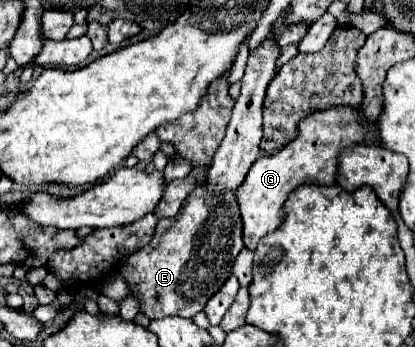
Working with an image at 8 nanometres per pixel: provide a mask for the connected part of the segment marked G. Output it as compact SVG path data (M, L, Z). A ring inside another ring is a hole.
M337 106L309 114L305 120L299 122L297 128L297 138L277 154L259 158L249 168L243 184L237 188L245 246L251 250L257 248L263 236L277 230L277 226L281 224L283 202L287 200L291 190L295 190L301 184L335 184L339 170L337 156L349 146L363 142L367 138L367 132L371 130L371 124L363 118L363 112L359 108Z

